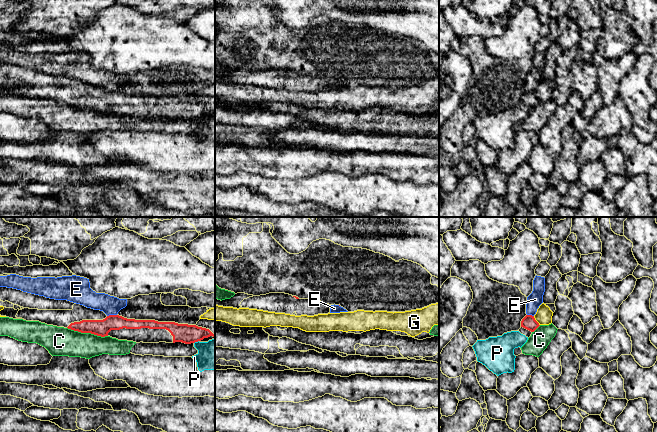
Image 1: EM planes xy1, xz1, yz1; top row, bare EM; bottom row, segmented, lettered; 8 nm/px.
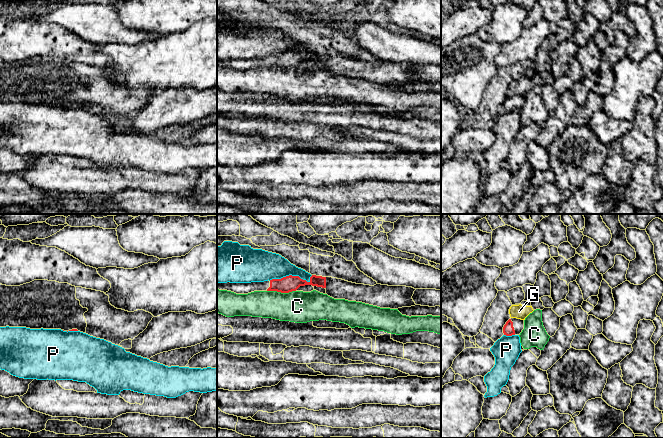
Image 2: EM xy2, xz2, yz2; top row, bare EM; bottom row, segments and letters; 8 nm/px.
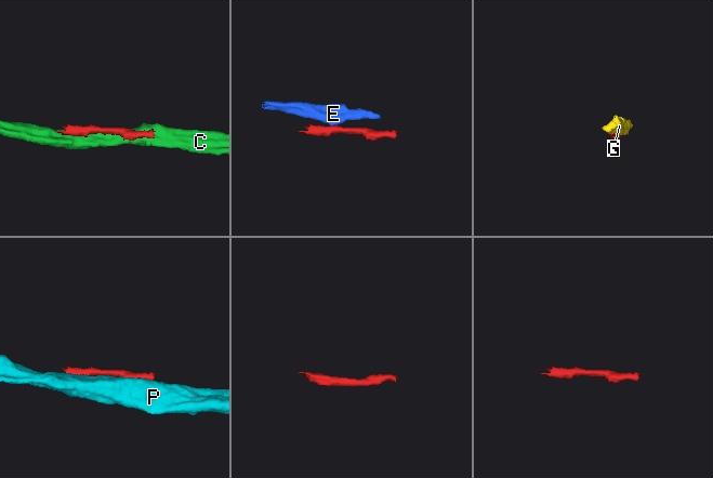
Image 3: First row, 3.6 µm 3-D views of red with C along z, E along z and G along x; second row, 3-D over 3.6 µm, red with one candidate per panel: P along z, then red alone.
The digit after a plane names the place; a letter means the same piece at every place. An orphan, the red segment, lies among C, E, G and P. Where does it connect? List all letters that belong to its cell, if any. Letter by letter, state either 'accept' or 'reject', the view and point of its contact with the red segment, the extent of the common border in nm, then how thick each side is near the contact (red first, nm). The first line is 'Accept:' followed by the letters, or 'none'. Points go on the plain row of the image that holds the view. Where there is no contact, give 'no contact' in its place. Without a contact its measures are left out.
Accept: none
C: reject | xy1 (87, 108) | 340 nm | 130/240 nm
E: reject | xy1 (111, 91) | 80 nm | 130/160 nm
G: reject | yz1 (536, 97) | 90 nm | 110/140 nm
P: reject | xz2 (291, 51) | 360 nm | 130/240 nm

